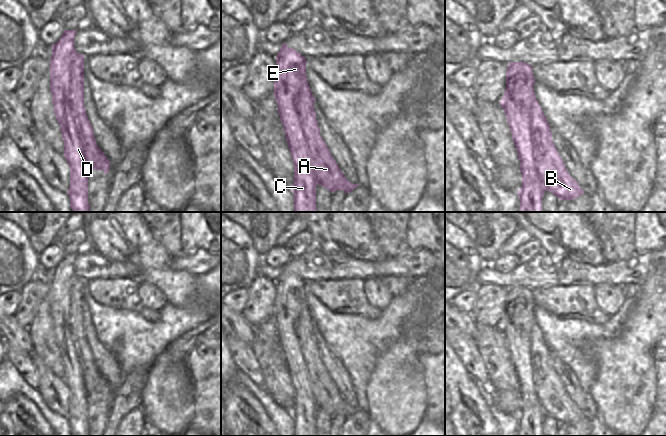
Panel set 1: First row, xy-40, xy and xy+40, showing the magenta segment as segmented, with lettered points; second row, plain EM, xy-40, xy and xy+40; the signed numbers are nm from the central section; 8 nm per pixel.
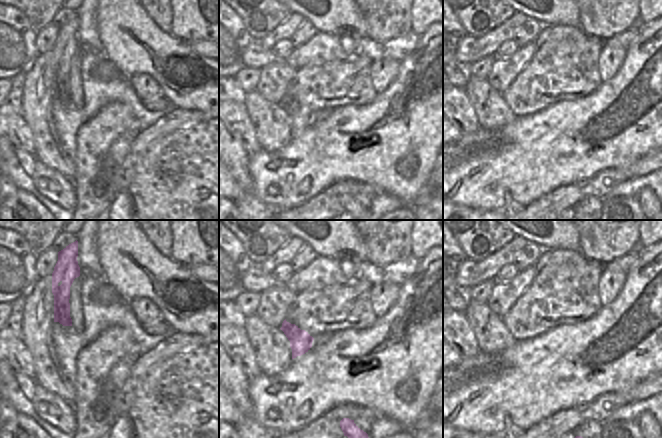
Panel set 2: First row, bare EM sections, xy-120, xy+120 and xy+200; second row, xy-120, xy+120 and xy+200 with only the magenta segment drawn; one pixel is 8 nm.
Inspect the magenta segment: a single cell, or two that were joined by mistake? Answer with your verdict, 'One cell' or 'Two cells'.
Two cells.

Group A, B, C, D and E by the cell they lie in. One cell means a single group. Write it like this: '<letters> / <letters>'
A B / C D E

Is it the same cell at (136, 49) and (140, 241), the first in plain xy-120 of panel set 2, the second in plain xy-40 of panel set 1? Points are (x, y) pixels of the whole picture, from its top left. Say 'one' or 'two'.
one

